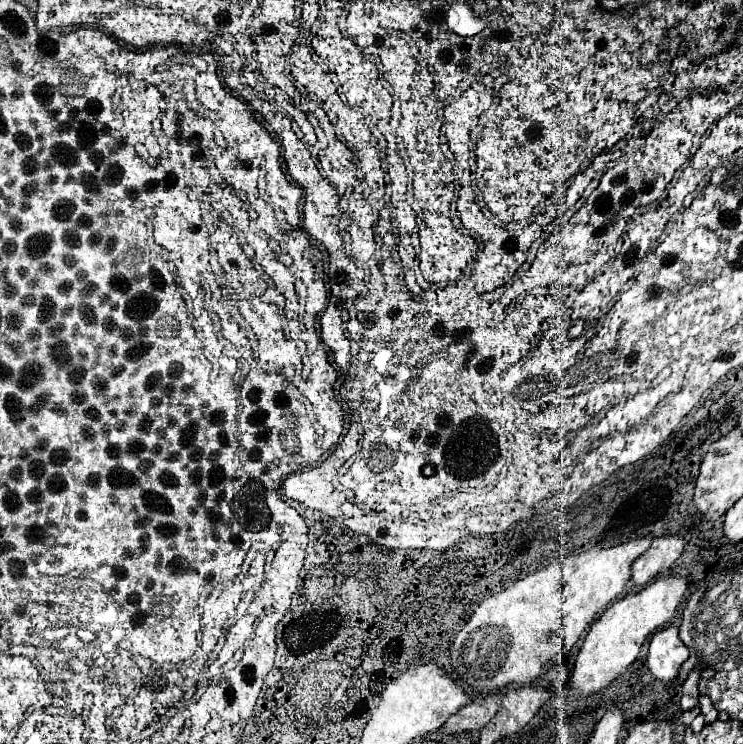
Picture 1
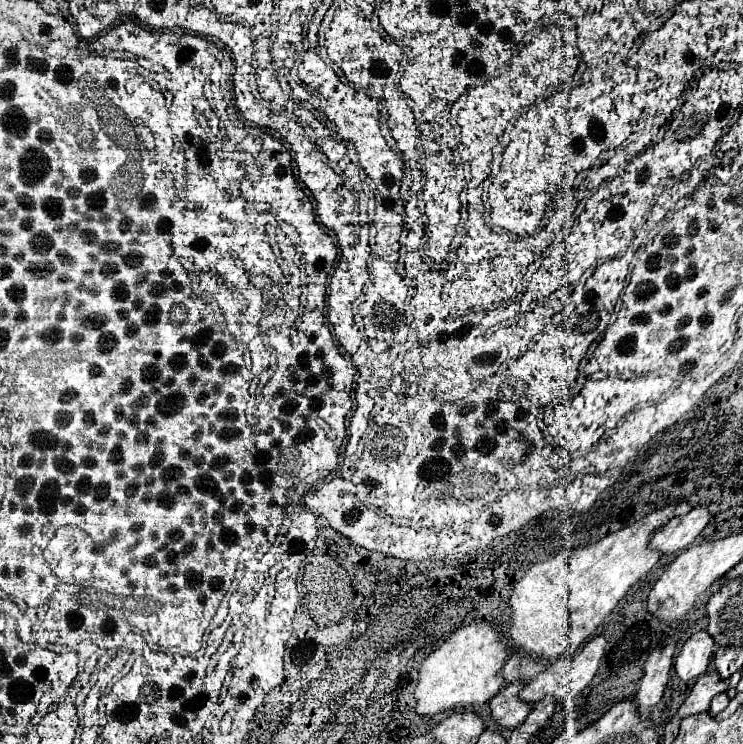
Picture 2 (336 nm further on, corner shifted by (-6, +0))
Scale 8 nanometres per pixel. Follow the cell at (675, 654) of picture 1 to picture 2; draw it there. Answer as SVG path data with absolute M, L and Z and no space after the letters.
M694 632L682 646L680 654L676 656L674 670L684 680L696 680L708 670L710 658L714 656L714 640L708 632Z

